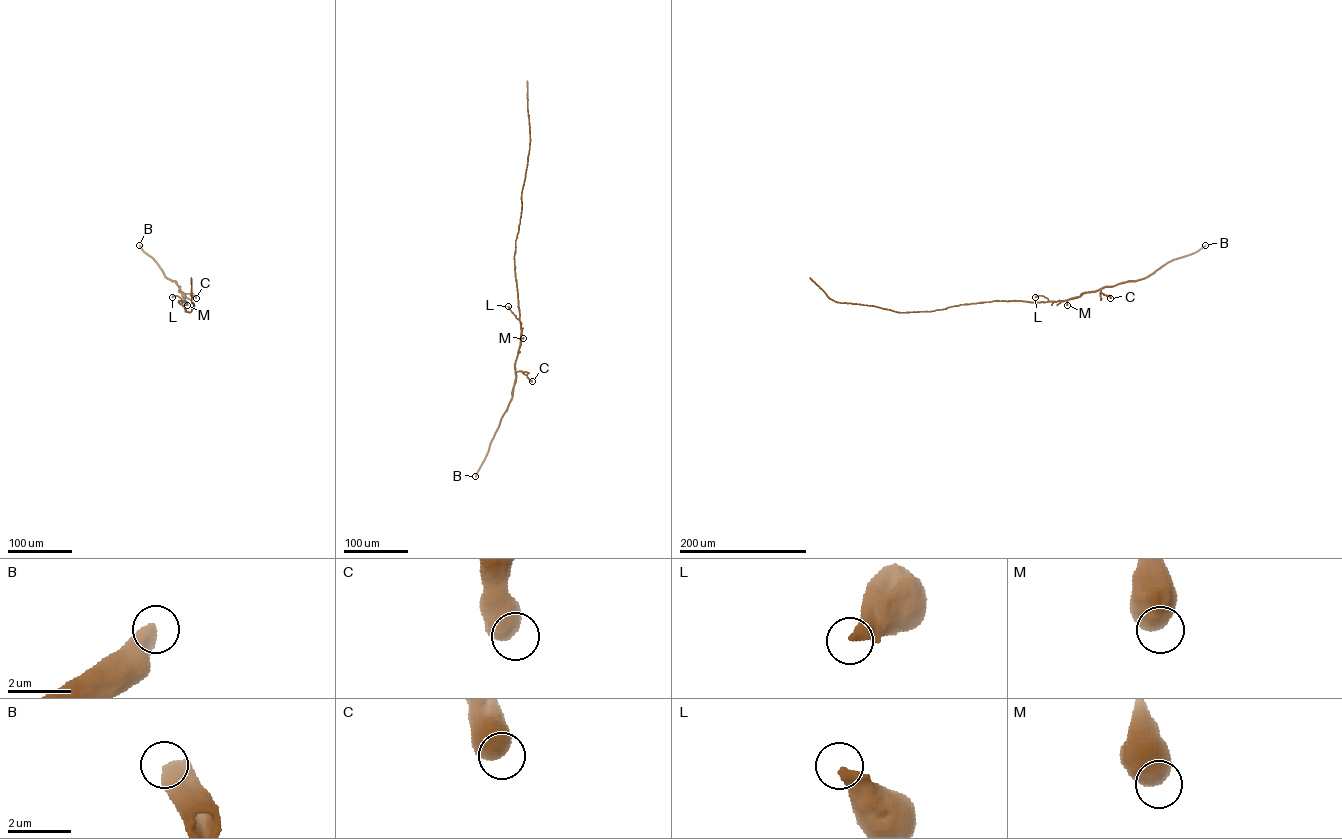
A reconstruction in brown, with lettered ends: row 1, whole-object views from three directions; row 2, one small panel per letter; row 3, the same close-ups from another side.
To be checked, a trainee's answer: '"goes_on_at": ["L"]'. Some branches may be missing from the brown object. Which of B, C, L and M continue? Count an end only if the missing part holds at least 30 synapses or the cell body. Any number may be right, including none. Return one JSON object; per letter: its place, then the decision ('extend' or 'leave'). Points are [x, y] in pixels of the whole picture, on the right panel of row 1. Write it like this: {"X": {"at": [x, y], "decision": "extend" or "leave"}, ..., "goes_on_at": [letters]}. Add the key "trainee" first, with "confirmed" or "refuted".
{"trainee": "refuted", "B": {"at": [1205, 245], "decision": "leave"}, "C": {"at": [1110, 298], "decision": "leave"}, "L": {"at": [1035, 297], "decision": "leave"}, "M": {"at": [1067, 305], "decision": "leave"}, "goes_on_at": []}

